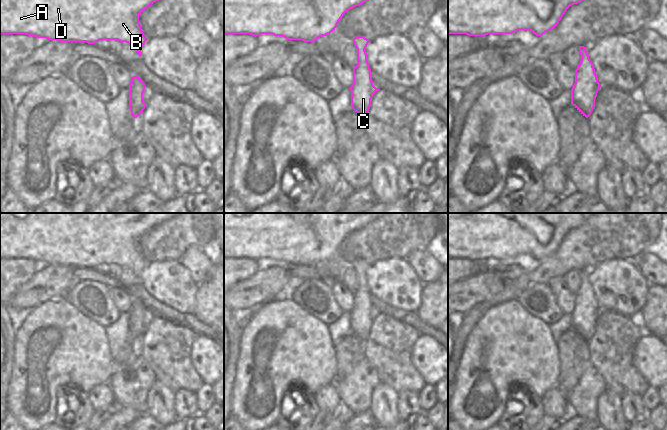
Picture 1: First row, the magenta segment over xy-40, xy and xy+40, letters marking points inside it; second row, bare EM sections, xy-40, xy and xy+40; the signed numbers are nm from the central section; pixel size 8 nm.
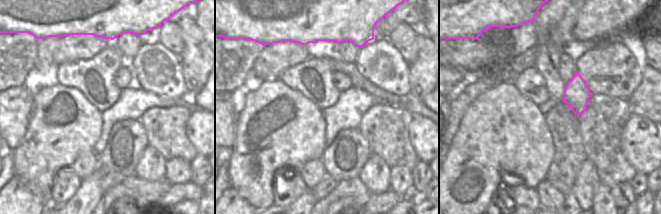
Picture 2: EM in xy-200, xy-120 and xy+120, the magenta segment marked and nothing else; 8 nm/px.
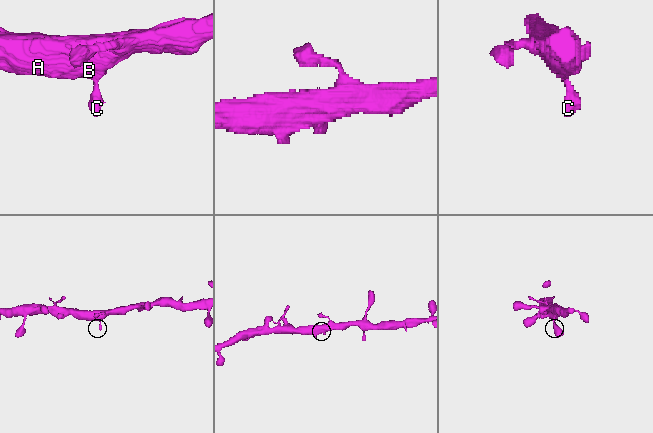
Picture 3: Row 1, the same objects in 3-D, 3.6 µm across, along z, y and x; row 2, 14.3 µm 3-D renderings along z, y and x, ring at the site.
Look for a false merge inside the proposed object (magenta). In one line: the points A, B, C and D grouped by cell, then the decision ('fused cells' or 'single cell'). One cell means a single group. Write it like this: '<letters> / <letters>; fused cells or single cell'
A B C D; single cell

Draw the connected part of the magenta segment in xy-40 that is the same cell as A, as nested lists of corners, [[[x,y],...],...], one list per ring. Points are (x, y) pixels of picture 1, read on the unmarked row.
[[[0,213],[0,258],[26,258],[36,262],[60,266],[86,266],[95,268],[100,264],[118,264],[130,268],[141,281],[141,273],[148,262],[139,247],[139,239],[154,226],[172,218],[177,213]]]

